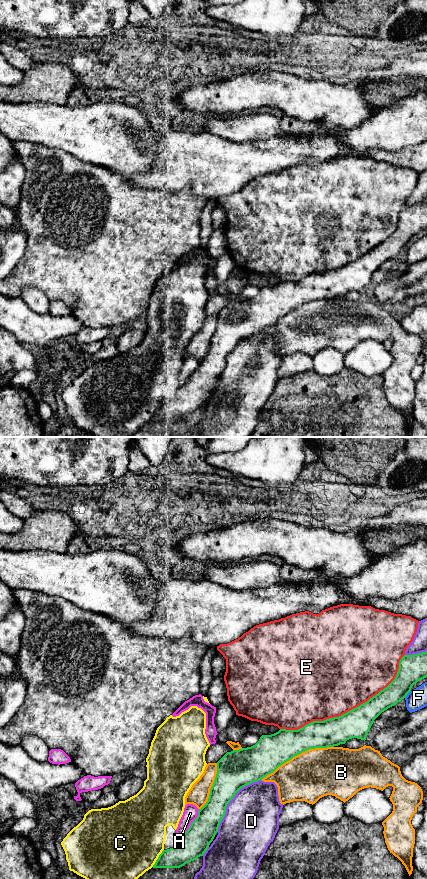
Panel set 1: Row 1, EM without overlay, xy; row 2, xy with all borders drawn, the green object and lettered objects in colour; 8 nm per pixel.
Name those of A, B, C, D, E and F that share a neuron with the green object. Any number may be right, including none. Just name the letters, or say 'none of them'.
B

